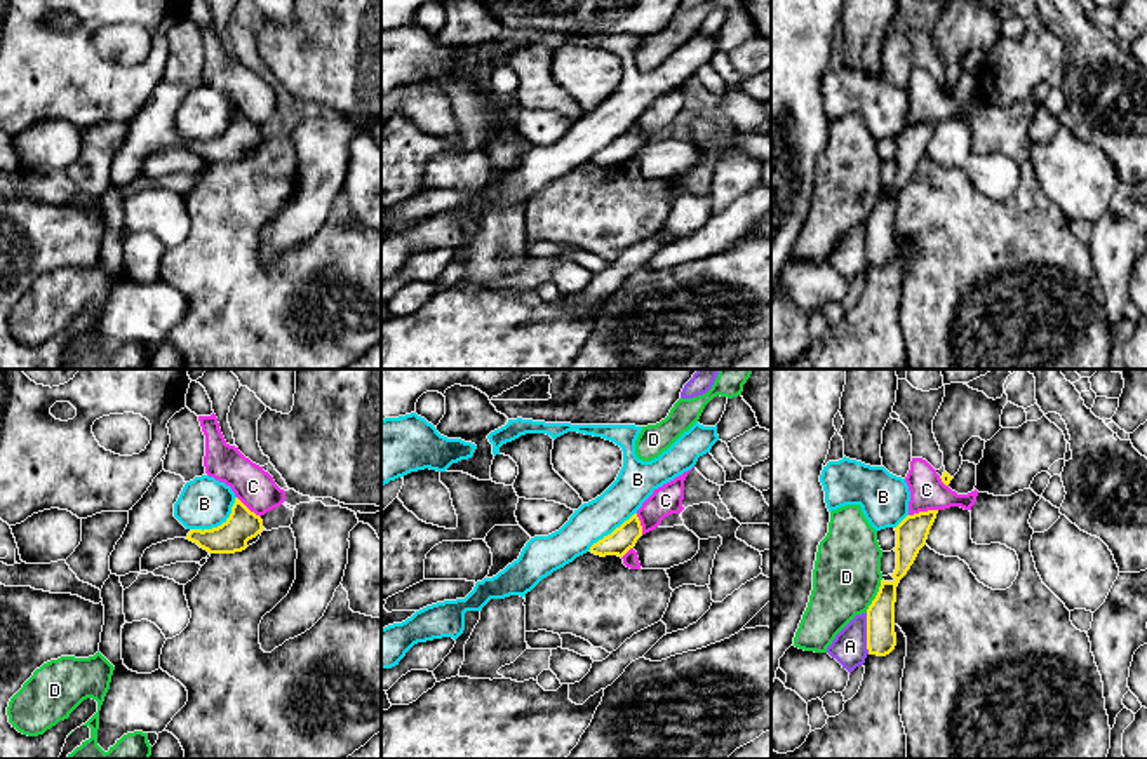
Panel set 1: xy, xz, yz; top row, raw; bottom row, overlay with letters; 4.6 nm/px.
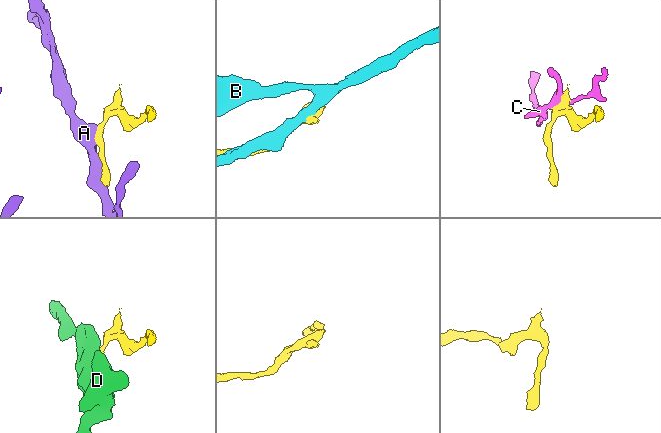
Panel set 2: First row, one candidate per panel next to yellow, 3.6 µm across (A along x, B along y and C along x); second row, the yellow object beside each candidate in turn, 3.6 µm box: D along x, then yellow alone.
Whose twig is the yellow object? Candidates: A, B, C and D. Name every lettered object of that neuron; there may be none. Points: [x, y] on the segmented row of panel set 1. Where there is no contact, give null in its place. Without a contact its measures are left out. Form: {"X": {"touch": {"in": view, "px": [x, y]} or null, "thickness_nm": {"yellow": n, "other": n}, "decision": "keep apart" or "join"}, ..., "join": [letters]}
{"A": {"touch": {"in": "yz", "px": [867, 634]}, "thickness_nm": {"yellow": 140, "other": 160}, "decision": "keep apart"}, "B": {"touch": {"in": "xy", "px": [221, 524]}, "thickness_nm": {"yellow": 150, "other": 240}, "decision": "keep apart"}, "C": {"touch": {"in": "yz", "px": [923, 512]}, "thickness_nm": {"yellow": 150, "other": 160}, "decision": "keep apart"}, "D": {"touch": {"in": "yz", "px": [876, 596]}, "thickness_nm": {"yellow": 140, "other": 320}, "decision": "keep apart"}, "join": []}

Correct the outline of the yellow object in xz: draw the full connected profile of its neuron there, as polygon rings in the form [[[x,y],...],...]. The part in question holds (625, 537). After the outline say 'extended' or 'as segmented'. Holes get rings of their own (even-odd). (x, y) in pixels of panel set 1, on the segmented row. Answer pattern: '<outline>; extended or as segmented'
[[[634,514],[611,534],[594,543],[588,552],[600,555],[600,557],[606,557],[606,555],[623,557],[630,548],[635,547],[641,536],[642,536],[642,526],[641,526],[637,514]]]; as segmented

